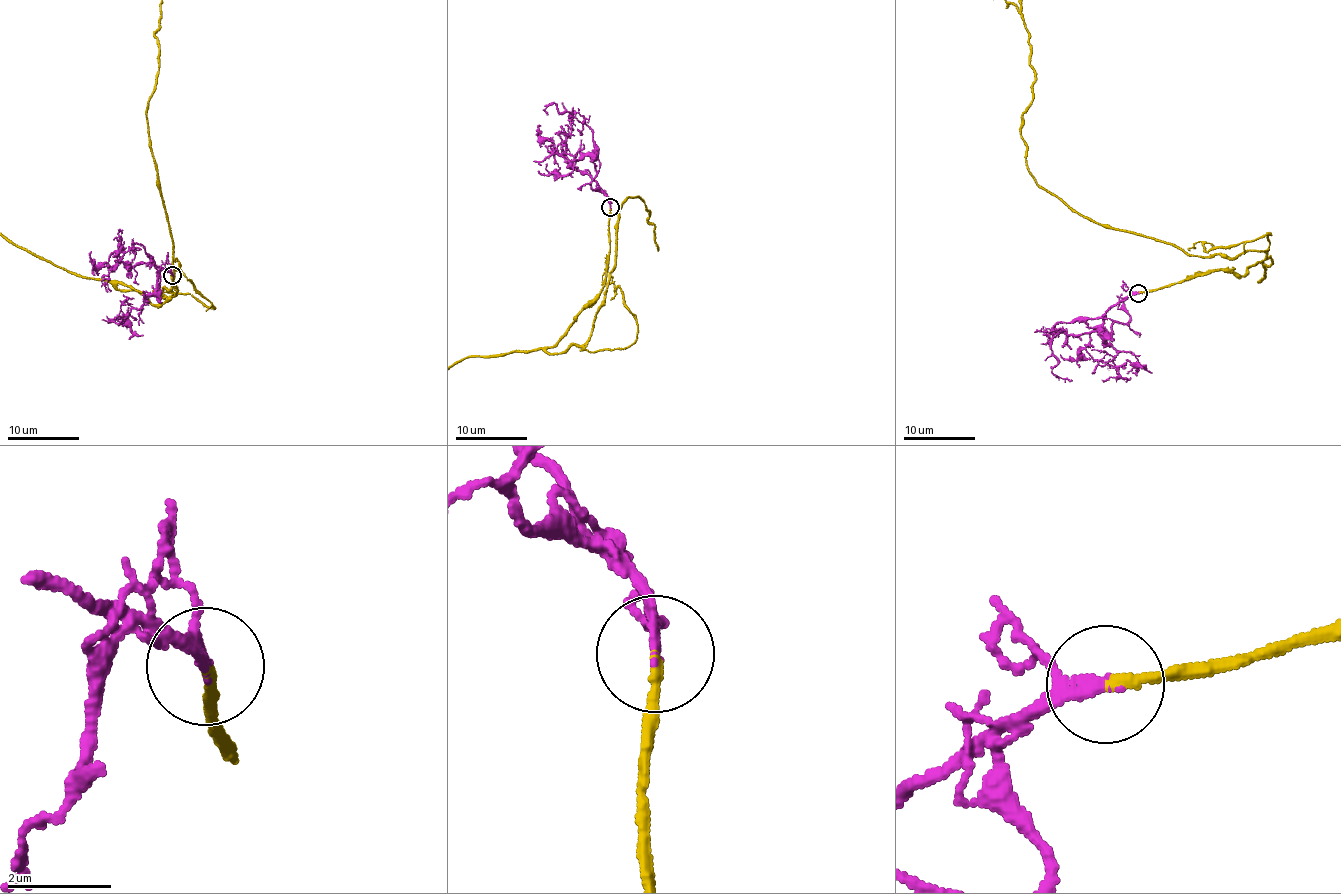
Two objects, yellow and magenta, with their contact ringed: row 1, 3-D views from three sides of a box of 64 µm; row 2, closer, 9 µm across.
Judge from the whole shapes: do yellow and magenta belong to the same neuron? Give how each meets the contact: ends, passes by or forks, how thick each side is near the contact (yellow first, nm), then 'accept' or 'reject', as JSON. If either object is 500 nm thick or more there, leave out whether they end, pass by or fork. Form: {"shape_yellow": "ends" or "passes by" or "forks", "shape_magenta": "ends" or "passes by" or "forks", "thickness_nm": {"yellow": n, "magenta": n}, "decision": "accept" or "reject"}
{"shape_yellow": "ends", "shape_magenta": "passes by", "thickness_nm": {"yellow": 200, "magenta": 170}, "decision": "accept"}

